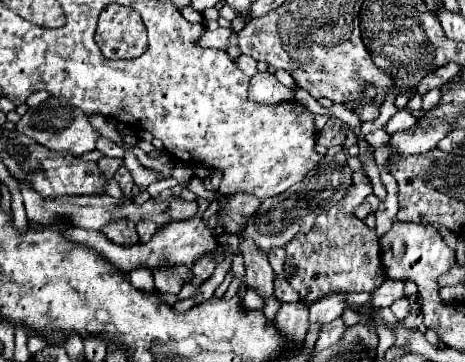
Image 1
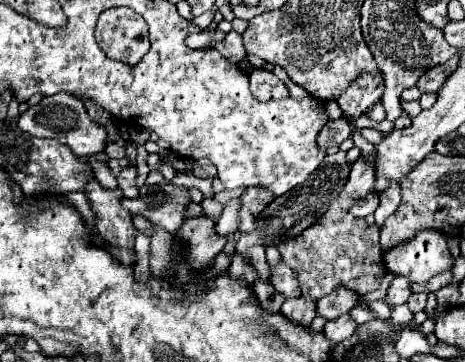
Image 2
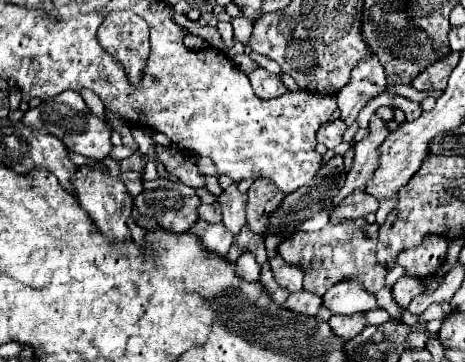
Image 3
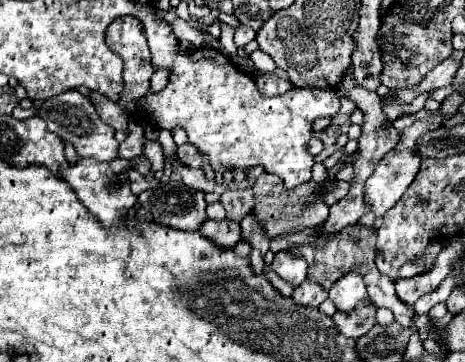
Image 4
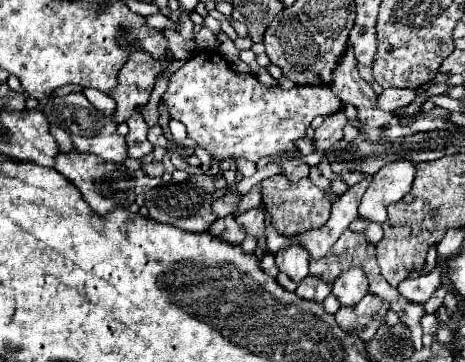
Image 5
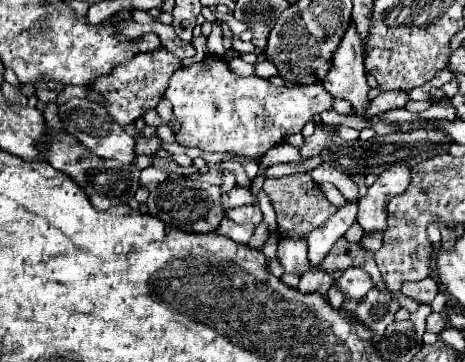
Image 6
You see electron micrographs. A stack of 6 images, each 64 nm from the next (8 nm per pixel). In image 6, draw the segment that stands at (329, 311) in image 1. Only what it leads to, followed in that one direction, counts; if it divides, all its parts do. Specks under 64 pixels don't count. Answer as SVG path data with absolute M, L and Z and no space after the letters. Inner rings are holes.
M348 268L348 270L344 272L344 276L342 276L336 284L340 286L340 290L342 290L348 298L356 298L356 300L364 298L364 294L374 288L372 278L370 278L364 270L360 270L360 268Z

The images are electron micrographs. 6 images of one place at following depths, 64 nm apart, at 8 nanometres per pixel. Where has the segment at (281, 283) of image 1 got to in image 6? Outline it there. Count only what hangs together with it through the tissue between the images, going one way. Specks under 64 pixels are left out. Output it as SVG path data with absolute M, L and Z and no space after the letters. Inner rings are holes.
M284 236L278 244L278 260L284 266L284 272L304 272L310 268L308 264L308 244L304 238L288 238Z

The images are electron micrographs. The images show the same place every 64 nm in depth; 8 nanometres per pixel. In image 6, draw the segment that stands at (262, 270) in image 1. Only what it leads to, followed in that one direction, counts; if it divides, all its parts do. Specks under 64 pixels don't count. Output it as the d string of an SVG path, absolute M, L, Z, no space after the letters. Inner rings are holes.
M240 206L240 208L232 208L228 210L228 218L234 222L262 222L262 212L258 206Z

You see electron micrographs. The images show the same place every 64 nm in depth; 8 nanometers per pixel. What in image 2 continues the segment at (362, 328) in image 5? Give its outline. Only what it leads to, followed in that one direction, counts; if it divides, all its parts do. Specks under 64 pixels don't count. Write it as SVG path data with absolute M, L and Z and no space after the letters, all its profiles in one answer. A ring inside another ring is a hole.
M344 314L334 320L328 320L324 326L324 334L328 336L328 340L338 344L340 340L346 340L348 336L352 336L356 332L356 328L358 328L358 324L348 314Z

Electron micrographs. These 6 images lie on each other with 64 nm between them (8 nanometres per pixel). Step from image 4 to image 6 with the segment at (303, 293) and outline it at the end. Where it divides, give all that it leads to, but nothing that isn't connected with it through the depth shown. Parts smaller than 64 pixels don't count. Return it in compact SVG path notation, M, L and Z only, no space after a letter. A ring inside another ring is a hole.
M308 268L298 284L300 292L320 292L326 294L328 288L334 284L332 276L328 272L324 272L324 268Z

